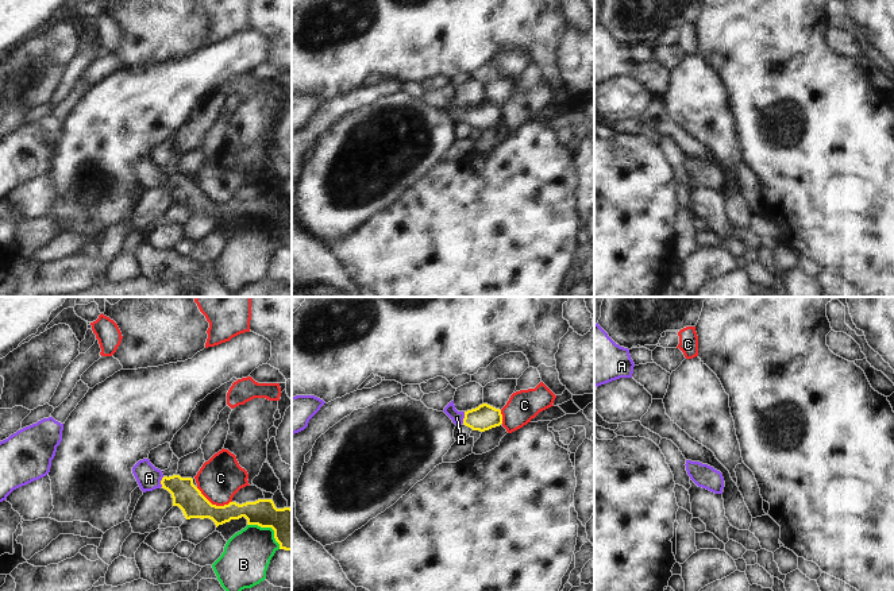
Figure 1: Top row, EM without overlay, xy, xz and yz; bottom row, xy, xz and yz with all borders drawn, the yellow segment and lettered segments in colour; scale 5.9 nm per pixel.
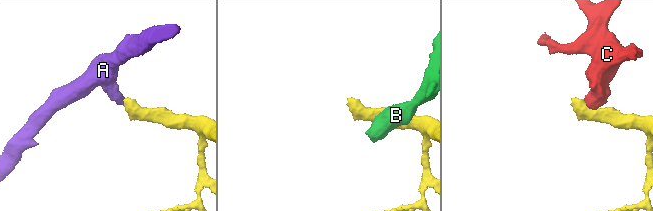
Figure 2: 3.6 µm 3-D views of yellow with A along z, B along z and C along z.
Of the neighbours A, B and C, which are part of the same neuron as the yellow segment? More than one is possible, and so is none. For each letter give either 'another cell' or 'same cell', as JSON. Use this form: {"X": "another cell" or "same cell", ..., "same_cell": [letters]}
{"A": "same cell", "B": "another cell", "C": "another cell", "same_cell": ["A"]}

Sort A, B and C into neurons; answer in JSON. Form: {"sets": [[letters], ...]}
{"sets": [["A"], ["B"], ["C"]]}

